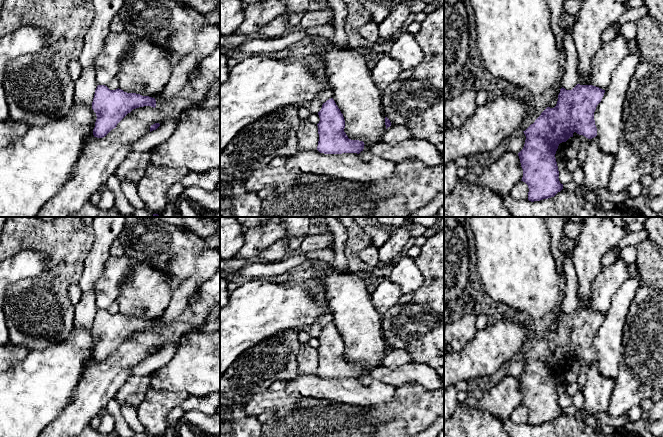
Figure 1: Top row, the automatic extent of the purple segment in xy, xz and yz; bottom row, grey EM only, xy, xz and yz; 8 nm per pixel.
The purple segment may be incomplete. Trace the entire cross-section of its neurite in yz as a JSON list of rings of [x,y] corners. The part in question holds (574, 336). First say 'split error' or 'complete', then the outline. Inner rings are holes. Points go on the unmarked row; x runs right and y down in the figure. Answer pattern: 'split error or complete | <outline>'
complete | [[[577,308],[572,314],[560,313],[554,332],[547,331],[524,356],[523,373],[518,377],[523,393],[522,404],[528,409],[528,424],[554,421],[563,413],[555,382],[558,370],[573,357],[588,363],[597,360],[594,336],[605,314]]]

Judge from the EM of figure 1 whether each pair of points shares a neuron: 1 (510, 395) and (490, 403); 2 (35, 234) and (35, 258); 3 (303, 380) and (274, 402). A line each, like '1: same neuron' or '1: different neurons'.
1: same neuron
2: different neurons
3: different neurons

